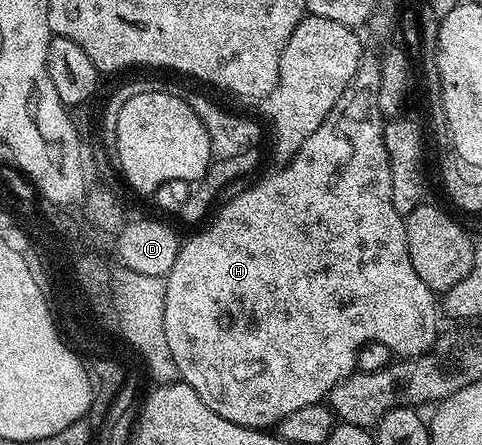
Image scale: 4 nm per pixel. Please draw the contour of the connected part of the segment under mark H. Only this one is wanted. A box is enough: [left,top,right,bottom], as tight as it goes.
[164,54,440,429]

